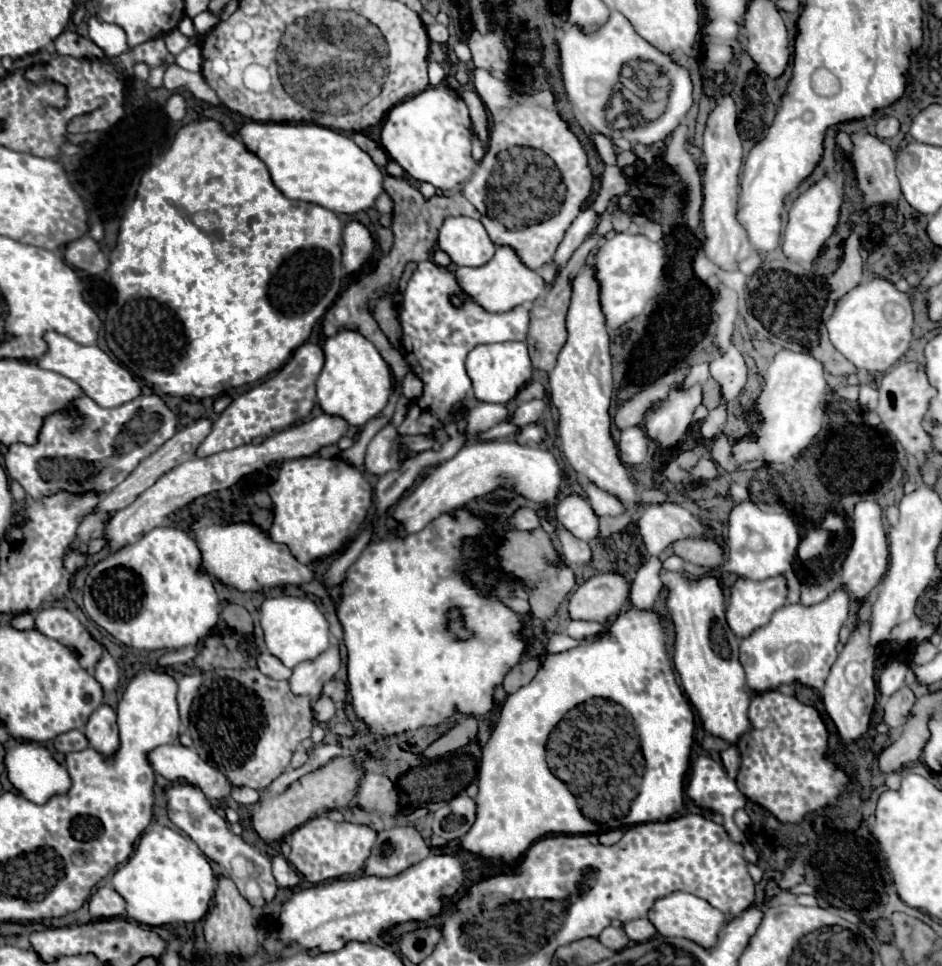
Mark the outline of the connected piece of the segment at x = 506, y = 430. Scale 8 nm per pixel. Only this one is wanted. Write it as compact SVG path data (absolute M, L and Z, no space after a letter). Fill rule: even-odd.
M500 422L498 426L478 434L478 438L480 440L508 440L514 434L514 430L516 430L516 426L512 426L510 422Z

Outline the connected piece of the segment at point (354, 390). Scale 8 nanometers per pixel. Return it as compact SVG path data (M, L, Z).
M342 330L324 342L324 368L316 380L318 404L324 414L340 416L350 426L362 428L370 418L378 416L392 394L392 374L384 358L378 354L376 346L362 334L352 330Z

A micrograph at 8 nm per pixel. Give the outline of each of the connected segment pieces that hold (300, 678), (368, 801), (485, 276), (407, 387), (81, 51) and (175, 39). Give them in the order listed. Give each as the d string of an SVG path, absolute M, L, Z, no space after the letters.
M338 640L322 652L316 660L302 662L292 670L290 678L290 688L294 694L306 694L312 698L318 698L324 682L332 680L334 674L340 670L342 660L340 660L340 650L338 650Z
M364 770L356 800L358 806L364 810L382 810L382 812L394 810L394 814L398 814L398 796L394 784L384 774Z
M496 246L496 254L492 256L490 262L478 268L458 268L456 278L464 294L470 296L480 306L484 306L488 312L508 312L514 306L534 302L546 288L542 276L530 270L518 258L518 252L512 246Z
M410 372L410 374L404 378L402 392L404 392L404 396L406 396L406 398L410 398L410 400L420 398L420 396L422 396L422 380L420 380L416 374L412 374L412 372Z
M66 30L56 38L56 50L58 54L66 54L66 56L74 56L78 60L102 60L104 52L88 38Z
M172 30L170 34L166 34L164 36L164 42L166 42L166 46L168 46L168 52L170 54L180 54L190 42L188 42L188 38L186 36L182 36L178 30Z

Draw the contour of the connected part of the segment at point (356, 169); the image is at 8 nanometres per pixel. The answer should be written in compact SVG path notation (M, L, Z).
M248 122L240 128L240 138L250 152L254 152L270 170L270 176L276 188L290 200L304 200L318 206L324 206L336 214L356 214L360 210L368 210L376 204L378 196L384 192L384 174L376 166L376 162L366 154L358 144L336 130L330 130L320 124L262 124Z

